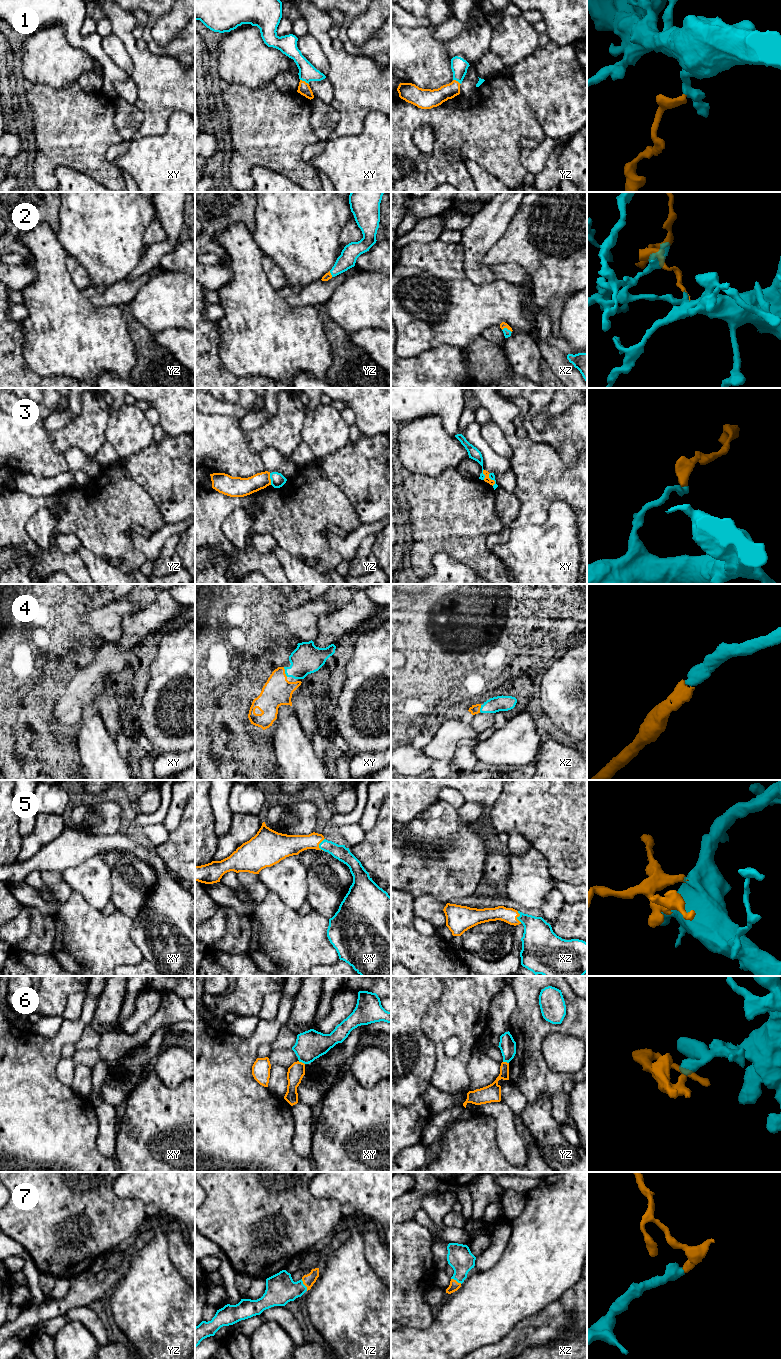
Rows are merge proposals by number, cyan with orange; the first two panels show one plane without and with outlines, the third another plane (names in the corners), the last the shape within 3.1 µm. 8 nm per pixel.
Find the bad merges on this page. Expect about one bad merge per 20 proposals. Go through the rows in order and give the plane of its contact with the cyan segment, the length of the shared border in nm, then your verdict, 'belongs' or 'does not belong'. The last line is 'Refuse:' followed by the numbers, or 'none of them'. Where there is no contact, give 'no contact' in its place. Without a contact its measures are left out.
1: meets cyan in xy; contact 80 nm long; belongs
2: meets cyan in xz; contact 80 nm long; belongs
3: meets cyan in xy; contact 110 nm long; does not belong
4: meets cyan in xy; contact 90 nm long; belongs
5: meets cyan in xy; contact 110 nm long; belongs
6: meets cyan in xy; contact 60 nm long; does not belong
7: meets cyan in yz; contact 110 nm long; belongs
Refuse: 3, 6

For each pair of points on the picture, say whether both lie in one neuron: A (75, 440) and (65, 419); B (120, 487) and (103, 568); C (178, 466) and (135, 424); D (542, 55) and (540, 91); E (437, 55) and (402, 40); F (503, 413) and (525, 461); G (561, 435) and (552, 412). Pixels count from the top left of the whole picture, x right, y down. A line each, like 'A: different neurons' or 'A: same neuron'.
A: different neurons
B: different neurons
C: different neurons
D: same neuron
E: same neuron
F: same neuron
G: different neurons

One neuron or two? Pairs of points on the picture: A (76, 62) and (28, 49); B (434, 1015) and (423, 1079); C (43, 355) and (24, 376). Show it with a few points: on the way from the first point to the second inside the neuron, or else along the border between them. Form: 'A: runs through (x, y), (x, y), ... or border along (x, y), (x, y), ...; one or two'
A: runs through (64, 62), (53, 62), (40, 51); one
B: border along (422, 1018), (421, 1028), (434, 1045), (436, 1063); two
C: border along (22, 347), (24, 361), (33, 371), (53, 375); two

